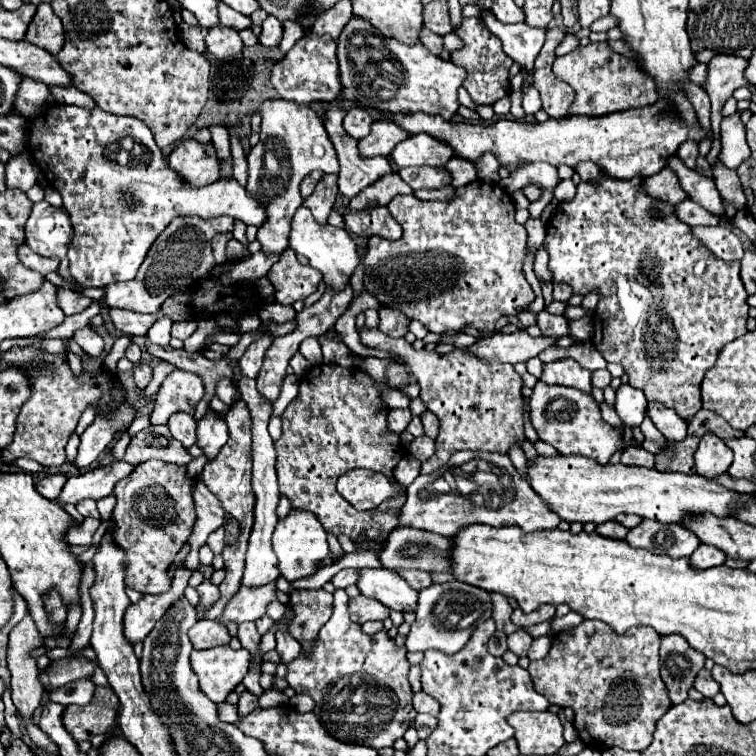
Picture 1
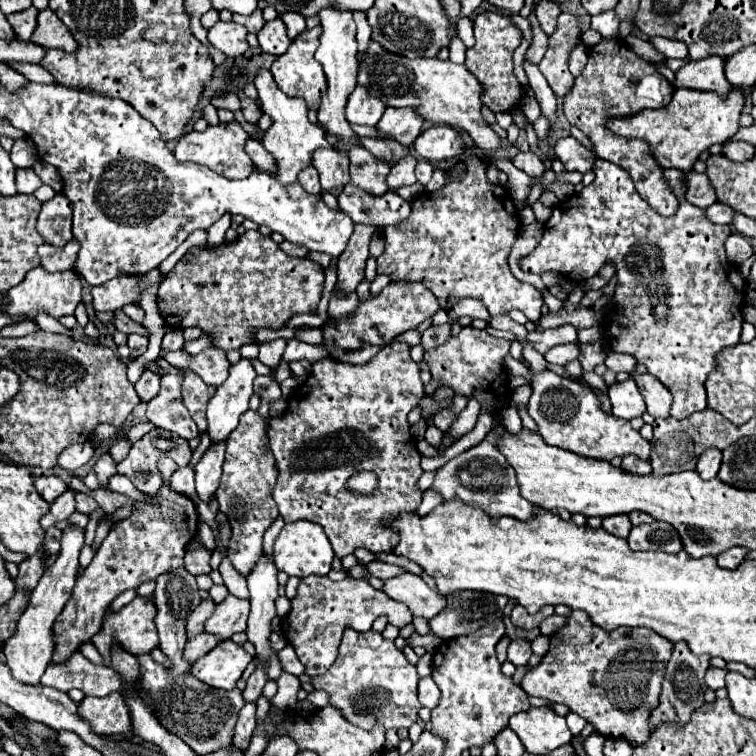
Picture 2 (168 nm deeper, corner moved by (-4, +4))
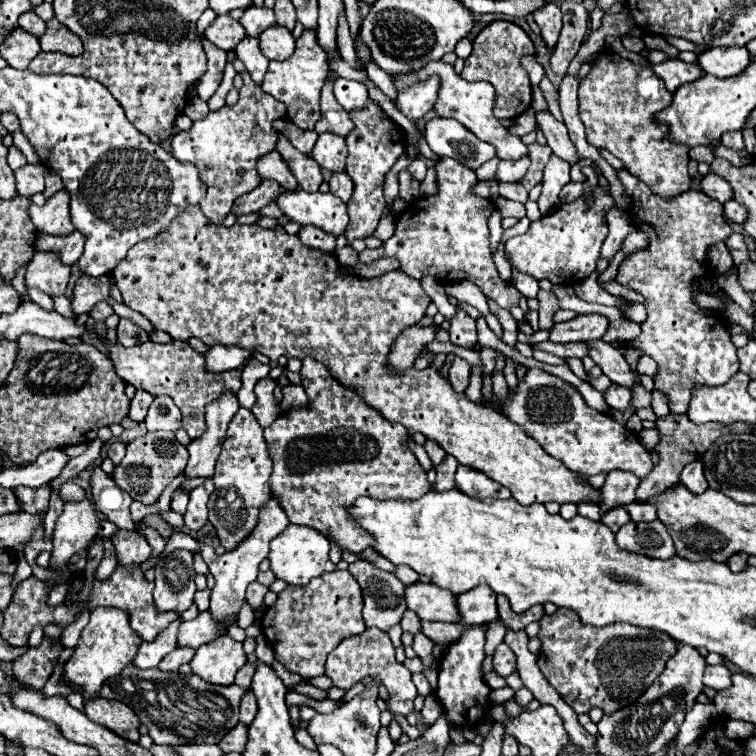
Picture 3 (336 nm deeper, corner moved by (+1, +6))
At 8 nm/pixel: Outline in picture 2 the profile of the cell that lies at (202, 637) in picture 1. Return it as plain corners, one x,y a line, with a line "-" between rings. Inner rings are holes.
199,633
191,641
187,641
187,645
185,645
185,649
183,649
185,661
187,663
195,663
199,657
203,657
205,653
209,653
217,643
219,643
217,637
207,635
207,633

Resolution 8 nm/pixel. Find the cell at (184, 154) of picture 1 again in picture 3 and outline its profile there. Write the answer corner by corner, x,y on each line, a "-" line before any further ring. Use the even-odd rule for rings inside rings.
244,73
242,79
244,79
244,87
240,89
240,99
238,99
238,103
234,107
222,107
220,111
208,113
206,119
196,121
188,131
180,131
178,135
172,137
172,155
178,161
192,161
192,163
196,163
196,167
200,169
200,177
204,177
208,193
204,197
204,201
200,203
200,207
202,207
202,213
214,225
220,225
226,219
226,215
230,213
232,203
234,203
236,197
240,197
242,193
252,191
262,181
258,177
258,173
256,173
256,159
260,155
268,153
268,151
274,151
276,131
272,129
272,121
286,115
286,105
276,101
274,97
266,95
260,87
256,89
254,81
250,79
248,73

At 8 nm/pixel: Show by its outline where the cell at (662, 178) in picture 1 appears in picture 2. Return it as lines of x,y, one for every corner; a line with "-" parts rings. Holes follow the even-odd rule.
695,171
687,173
687,201
701,209
717,203
717,195
705,173
695,173

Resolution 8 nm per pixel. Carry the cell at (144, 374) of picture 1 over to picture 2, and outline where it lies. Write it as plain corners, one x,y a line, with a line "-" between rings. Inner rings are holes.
143,371
141,379
135,383
135,391
143,403
149,403
159,393
159,377
149,371

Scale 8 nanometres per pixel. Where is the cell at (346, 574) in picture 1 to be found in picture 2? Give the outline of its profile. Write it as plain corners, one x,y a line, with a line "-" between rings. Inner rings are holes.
381,561
367,565
367,569
369,569
369,575
371,575
371,577
379,577
379,579
391,579
391,577
397,577
397,575
407,573
405,567
389,565
389,563
381,563

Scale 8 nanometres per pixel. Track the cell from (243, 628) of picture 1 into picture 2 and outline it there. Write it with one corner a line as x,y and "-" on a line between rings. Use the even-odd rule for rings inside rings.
255,659
255,661
257,661
257,669
255,669
255,671
251,673
251,677
247,679
247,687
245,687
245,691
243,691
243,699
245,699
247,703
255,703
255,701
261,697
263,687
265,687
265,683
267,683
265,667
261,665
259,659

